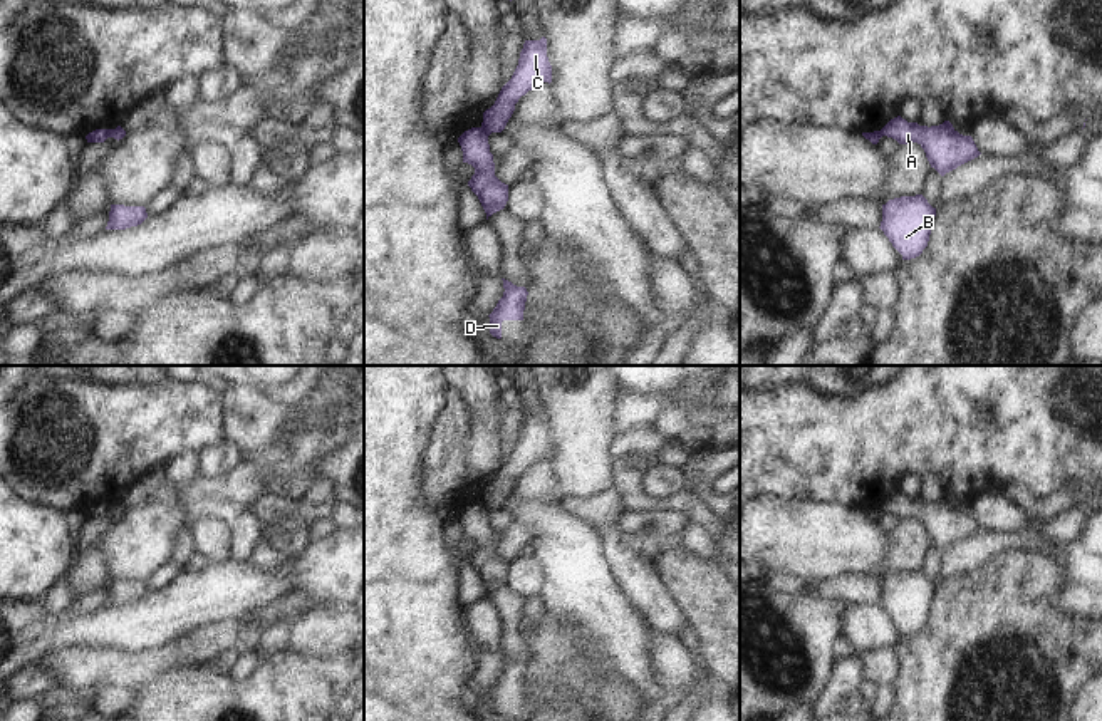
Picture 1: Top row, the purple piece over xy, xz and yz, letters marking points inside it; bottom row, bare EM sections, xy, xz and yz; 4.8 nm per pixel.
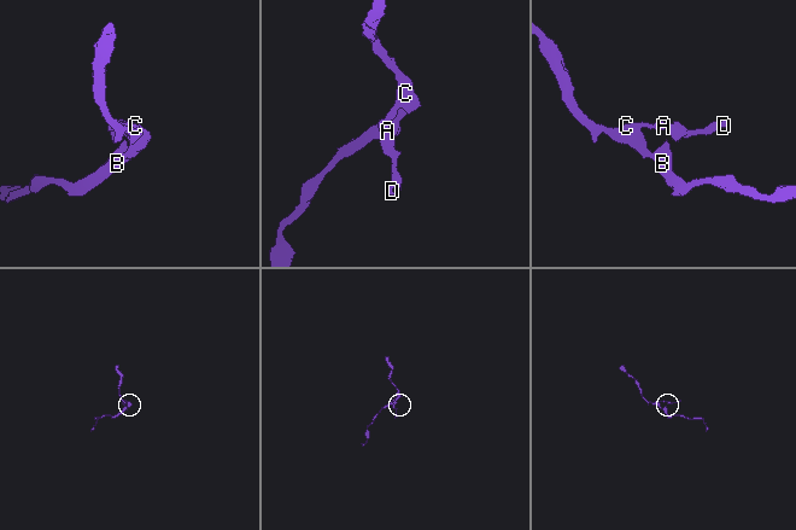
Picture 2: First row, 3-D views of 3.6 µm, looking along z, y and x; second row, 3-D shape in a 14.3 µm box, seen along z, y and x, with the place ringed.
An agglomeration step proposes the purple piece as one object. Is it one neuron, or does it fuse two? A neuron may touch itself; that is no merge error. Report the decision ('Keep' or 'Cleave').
Cleave.

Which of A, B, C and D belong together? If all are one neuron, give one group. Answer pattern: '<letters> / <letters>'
A D / B C

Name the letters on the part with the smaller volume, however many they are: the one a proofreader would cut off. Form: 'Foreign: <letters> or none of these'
Foreign: A, D

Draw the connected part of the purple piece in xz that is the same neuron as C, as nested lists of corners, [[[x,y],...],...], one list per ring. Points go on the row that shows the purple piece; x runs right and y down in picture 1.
[[[545,37],[525,40],[512,79],[502,87],[495,104],[483,112],[481,129],[488,134],[502,132],[518,99],[542,82],[552,82]]]

